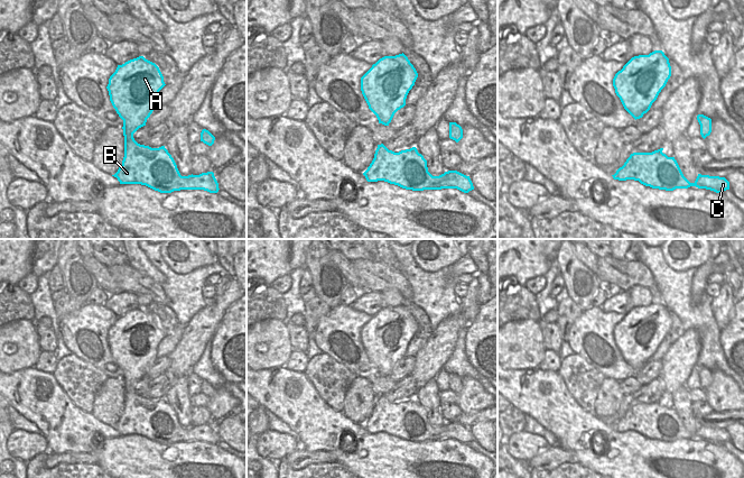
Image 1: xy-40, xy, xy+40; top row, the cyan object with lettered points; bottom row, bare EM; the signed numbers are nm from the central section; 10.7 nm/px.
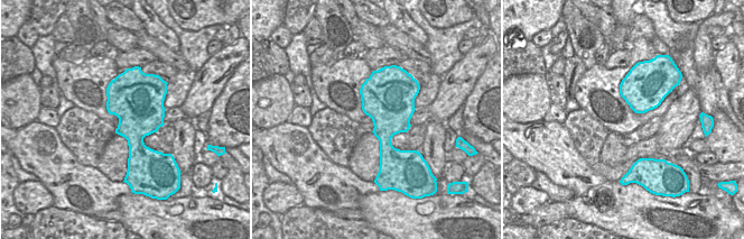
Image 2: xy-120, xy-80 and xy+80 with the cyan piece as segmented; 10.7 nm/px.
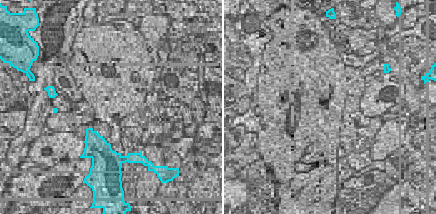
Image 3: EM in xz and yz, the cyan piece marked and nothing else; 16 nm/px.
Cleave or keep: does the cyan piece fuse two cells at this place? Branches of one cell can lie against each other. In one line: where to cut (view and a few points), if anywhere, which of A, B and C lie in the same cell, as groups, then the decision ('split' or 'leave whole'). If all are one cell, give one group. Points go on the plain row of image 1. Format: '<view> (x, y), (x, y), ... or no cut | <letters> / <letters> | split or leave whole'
no cut | A B C | leave whole

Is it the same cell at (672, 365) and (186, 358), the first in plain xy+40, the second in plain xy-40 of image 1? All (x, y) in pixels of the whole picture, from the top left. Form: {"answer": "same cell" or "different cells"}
{"answer": "same cell"}

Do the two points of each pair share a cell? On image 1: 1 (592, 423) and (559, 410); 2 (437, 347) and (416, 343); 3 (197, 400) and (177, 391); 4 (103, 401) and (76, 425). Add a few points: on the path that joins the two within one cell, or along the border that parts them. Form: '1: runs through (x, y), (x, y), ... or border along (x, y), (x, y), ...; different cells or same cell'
1: runs through (584, 423), (573, 423), (567, 417); same cell
2: border along (427, 339), (426, 343), (414, 356); different cells
3: border along (189, 396), (191, 405); different cells
4: border along (91, 413), (111, 426); different cells

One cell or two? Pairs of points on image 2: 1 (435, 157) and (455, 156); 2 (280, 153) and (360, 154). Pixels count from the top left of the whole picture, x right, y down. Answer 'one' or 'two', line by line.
1: two
2: two

